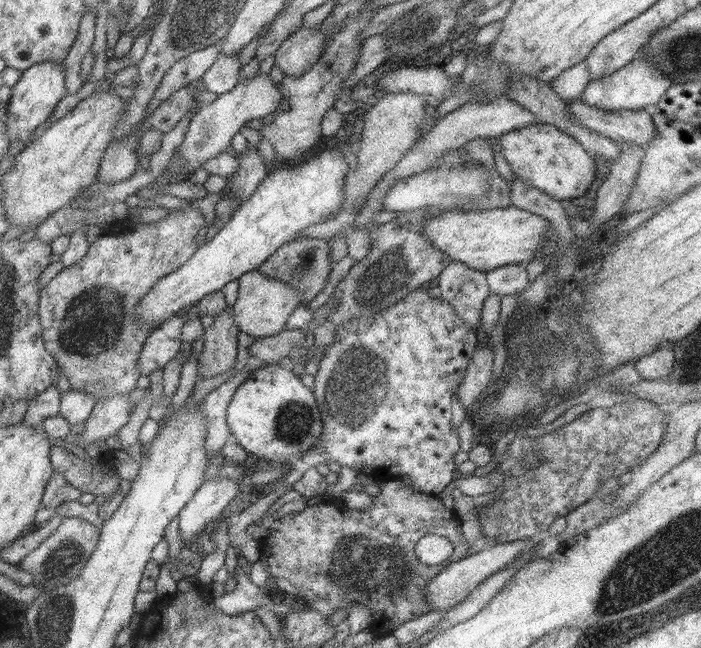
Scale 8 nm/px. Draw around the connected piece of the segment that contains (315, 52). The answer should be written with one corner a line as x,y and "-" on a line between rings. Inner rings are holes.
319,25
299,27
285,37
274,52
274,64
286,76
301,76
321,56
327,44
327,35
321,34

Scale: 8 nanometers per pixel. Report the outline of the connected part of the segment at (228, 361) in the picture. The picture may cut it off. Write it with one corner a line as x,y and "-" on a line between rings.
225,306
213,317
211,326
204,330
203,345
197,360
197,375
201,379
229,372
235,364
239,328
235,326
231,307

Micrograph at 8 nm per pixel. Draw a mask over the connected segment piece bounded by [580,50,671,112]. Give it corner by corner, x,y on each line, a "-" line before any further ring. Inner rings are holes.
640,50
635,59
630,60
619,70
611,72
609,76
589,80
580,98
587,106
599,108
603,112
605,110
646,110
656,104
670,84
671,80
665,74
661,74
657,68
653,68
653,64
645,60
643,50

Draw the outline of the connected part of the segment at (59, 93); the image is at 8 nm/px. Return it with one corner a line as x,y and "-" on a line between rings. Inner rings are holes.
37,62
22,71
19,80
12,86
10,99
7,101
5,128
9,140
19,140
27,145
33,130
50,118
59,99
66,94
65,68
59,62

